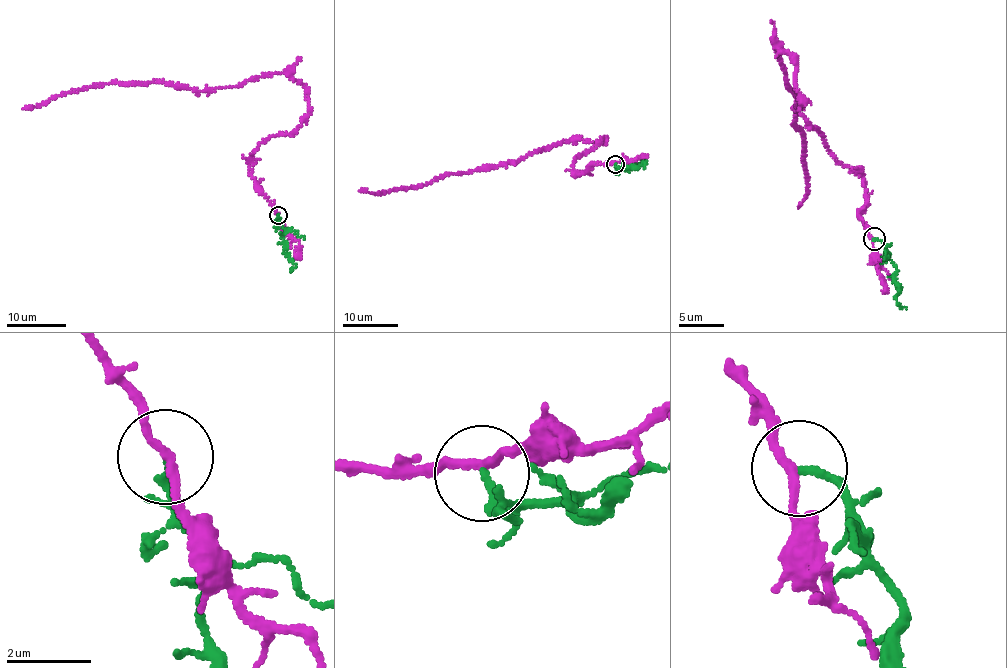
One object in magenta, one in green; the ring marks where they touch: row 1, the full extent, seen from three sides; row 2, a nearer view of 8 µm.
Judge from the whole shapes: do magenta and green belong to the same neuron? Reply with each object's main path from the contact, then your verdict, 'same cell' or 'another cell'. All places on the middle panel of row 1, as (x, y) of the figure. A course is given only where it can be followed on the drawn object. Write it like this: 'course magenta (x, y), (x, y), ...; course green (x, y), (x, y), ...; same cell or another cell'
course magenta (614, 163), (590, 165), (576, 175), (574, 160), (605, 139), (564, 140), (424, 184), (358, 190); course green (614, 165), (629, 170), (645, 162), (644, 167); another cell

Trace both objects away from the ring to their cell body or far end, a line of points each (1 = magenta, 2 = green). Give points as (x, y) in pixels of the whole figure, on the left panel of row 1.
1: (278, 214), (250, 166), (309, 112), (307, 92), (284, 74), (213, 90), (106, 83), (22, 108)
2: (277, 215), (287, 256), (295, 265), (290, 271)

